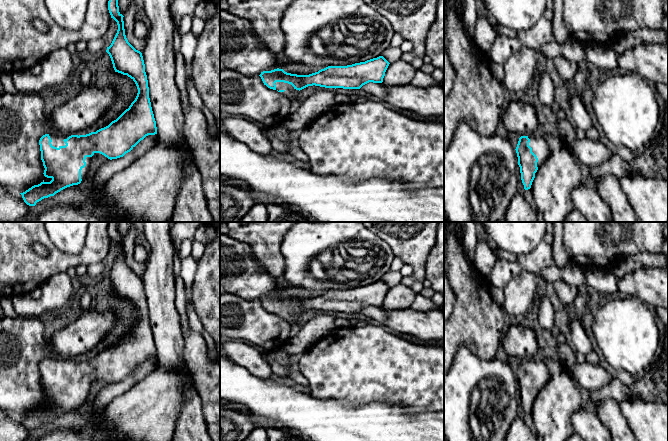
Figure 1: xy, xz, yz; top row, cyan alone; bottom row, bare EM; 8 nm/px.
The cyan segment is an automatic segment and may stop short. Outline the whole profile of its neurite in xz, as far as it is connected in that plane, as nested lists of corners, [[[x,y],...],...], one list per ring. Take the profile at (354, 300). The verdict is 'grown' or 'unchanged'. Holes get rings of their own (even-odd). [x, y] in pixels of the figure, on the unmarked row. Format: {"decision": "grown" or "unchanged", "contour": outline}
{"decision": "grown", "contour": [[[379,280],[347,290],[328,290],[309,299],[291,298],[277,292],[263,295],[259,300],[268,312],[295,325],[298,324],[299,315],[308,310],[360,313],[369,306],[382,307],[389,288],[383,280]]]}

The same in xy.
{"decision": "grown", "contour": [[[109,222],[108,234],[118,249],[117,257],[106,276],[109,278],[115,296],[127,299],[136,308],[138,317],[135,324],[131,327],[116,344],[108,350],[91,356],[86,359],[63,359],[57,356],[50,356],[43,359],[39,364],[41,384],[43,386],[44,400],[51,402],[50,406],[44,404],[34,409],[23,417],[22,422],[29,430],[35,430],[37,426],[44,422],[54,420],[61,414],[80,408],[86,401],[91,381],[95,377],[100,377],[108,383],[117,383],[130,376],[141,364],[148,359],[157,358],[156,345],[149,322],[149,311],[145,288],[142,277],[136,274],[127,264],[124,253],[123,239],[119,236],[119,222]]]}

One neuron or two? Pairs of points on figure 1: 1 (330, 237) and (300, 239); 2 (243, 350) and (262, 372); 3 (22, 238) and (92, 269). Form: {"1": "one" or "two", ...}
{"1": "one", "2": "one", "3": "two"}

